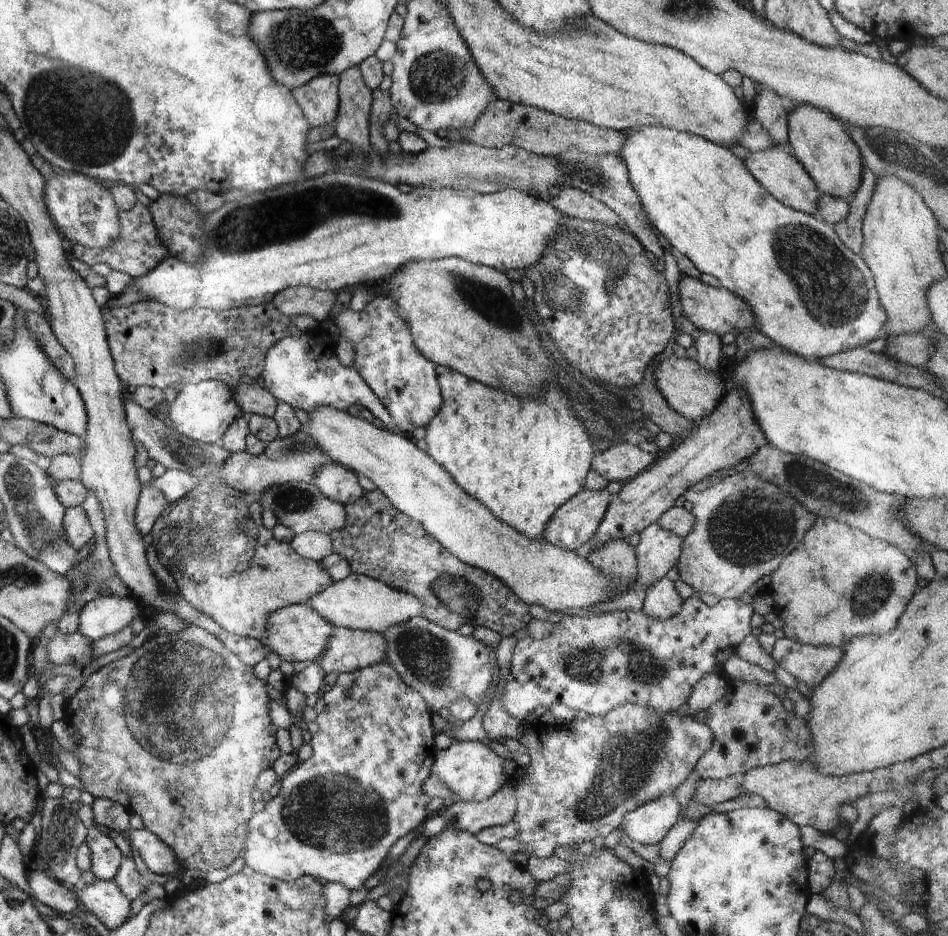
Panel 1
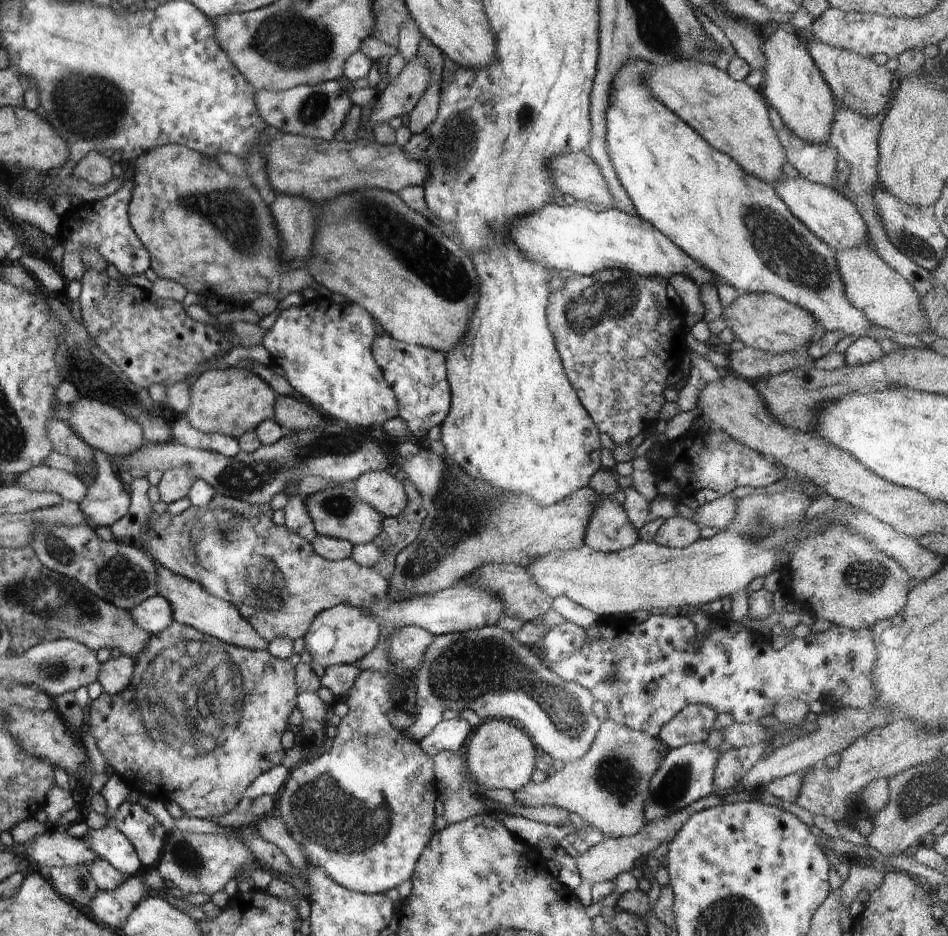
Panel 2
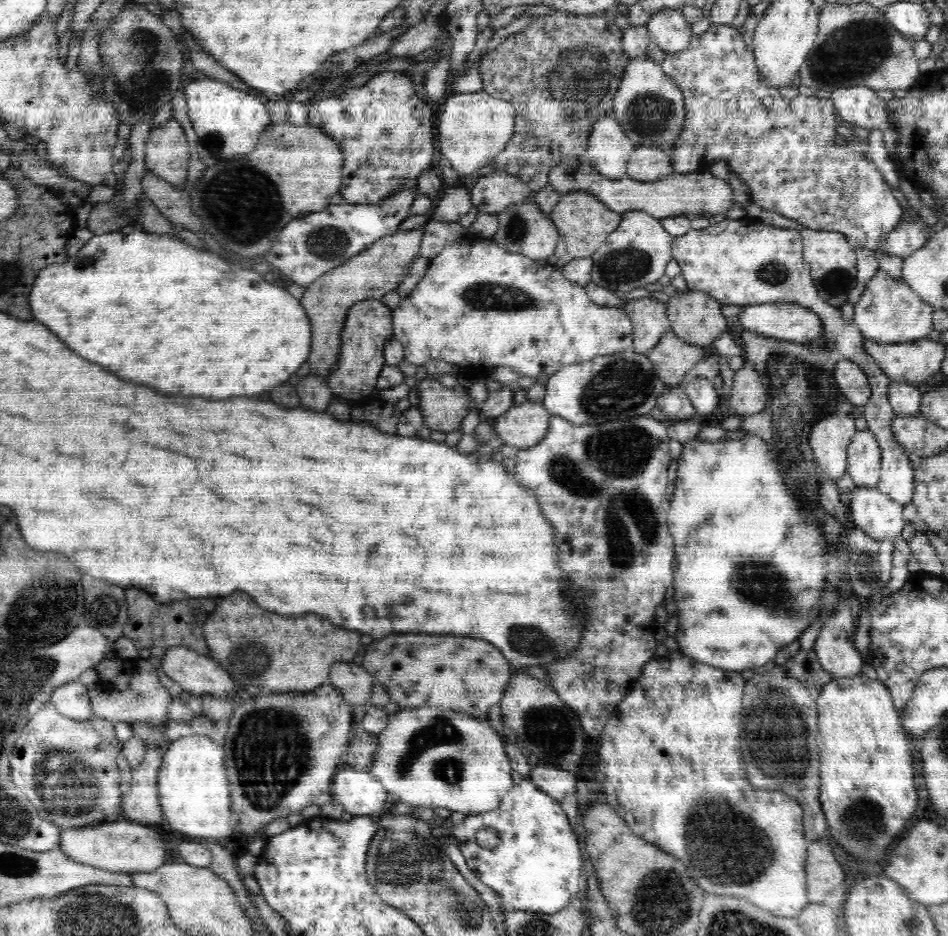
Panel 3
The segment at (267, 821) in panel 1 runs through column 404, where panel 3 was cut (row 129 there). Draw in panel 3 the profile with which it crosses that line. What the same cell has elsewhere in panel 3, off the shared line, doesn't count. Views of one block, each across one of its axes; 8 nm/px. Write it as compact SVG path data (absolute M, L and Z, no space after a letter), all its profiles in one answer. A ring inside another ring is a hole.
M712 24L704 34L694 34L688 48L667 54L661 67L684 95L684 128L670 152L674 172L704 172L722 159L730 172L750 187L750 200L756 206L792 218L804 228L841 233L852 248L860 245L878 252L883 238L898 226L903 216L902 207L882 173L866 154L852 151L846 144L836 147L835 130L842 122L835 114L830 96L798 94L786 100L778 88L765 84L756 68L752 49L746 47L742 34L731 24Z

